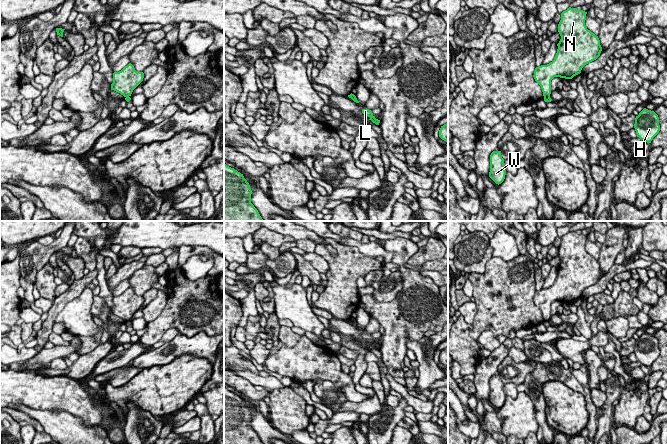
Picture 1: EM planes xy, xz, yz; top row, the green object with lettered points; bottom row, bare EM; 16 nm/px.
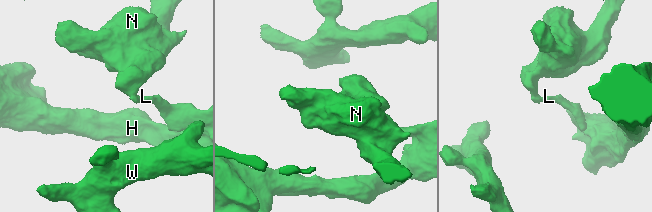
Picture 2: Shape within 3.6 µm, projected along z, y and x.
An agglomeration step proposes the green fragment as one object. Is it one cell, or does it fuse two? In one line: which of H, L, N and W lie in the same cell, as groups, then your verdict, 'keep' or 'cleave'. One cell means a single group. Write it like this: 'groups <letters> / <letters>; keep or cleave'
groups H L W / N; cleave

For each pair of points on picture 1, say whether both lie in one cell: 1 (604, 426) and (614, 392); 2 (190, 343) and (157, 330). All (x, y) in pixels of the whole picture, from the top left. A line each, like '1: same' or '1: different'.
1: same
2: different

